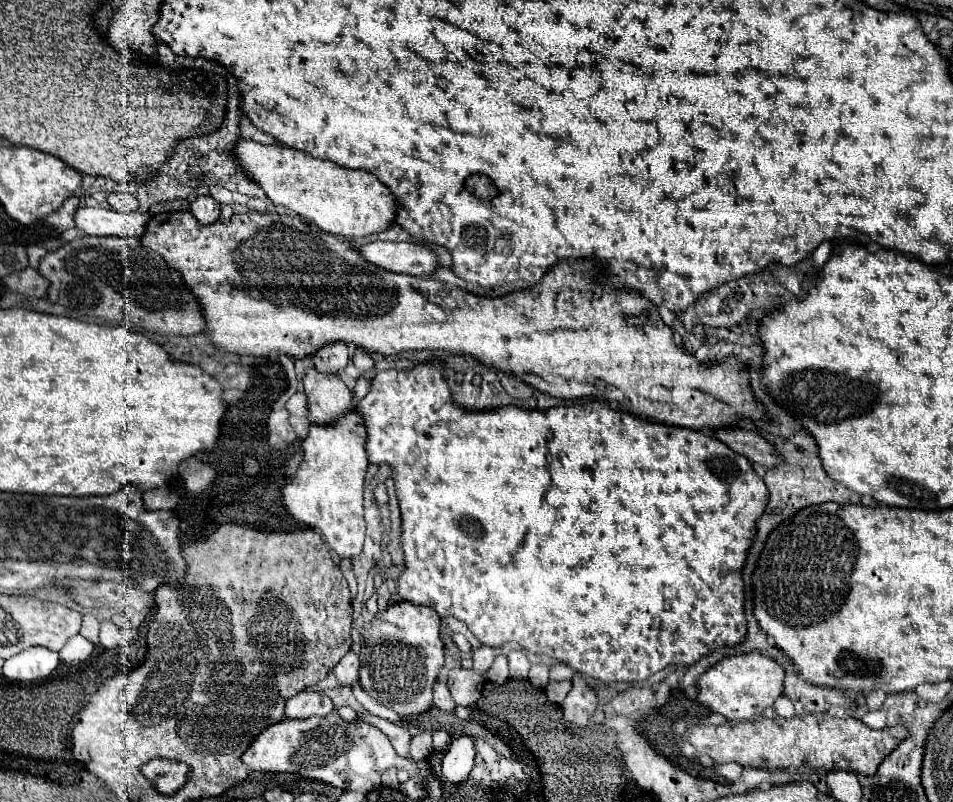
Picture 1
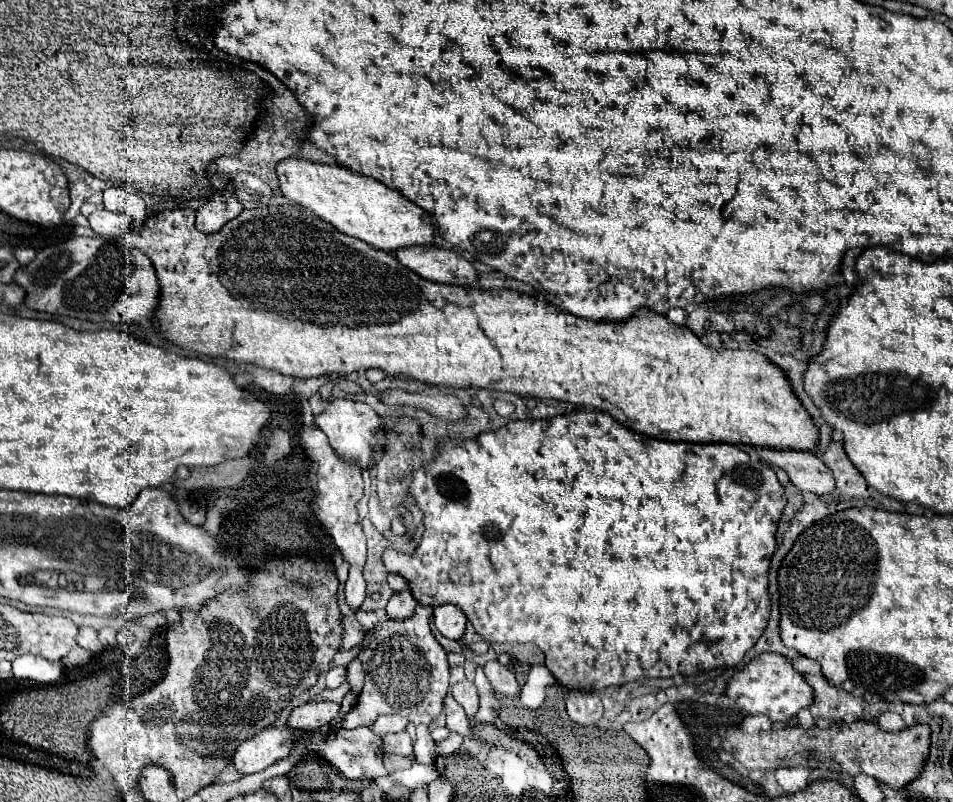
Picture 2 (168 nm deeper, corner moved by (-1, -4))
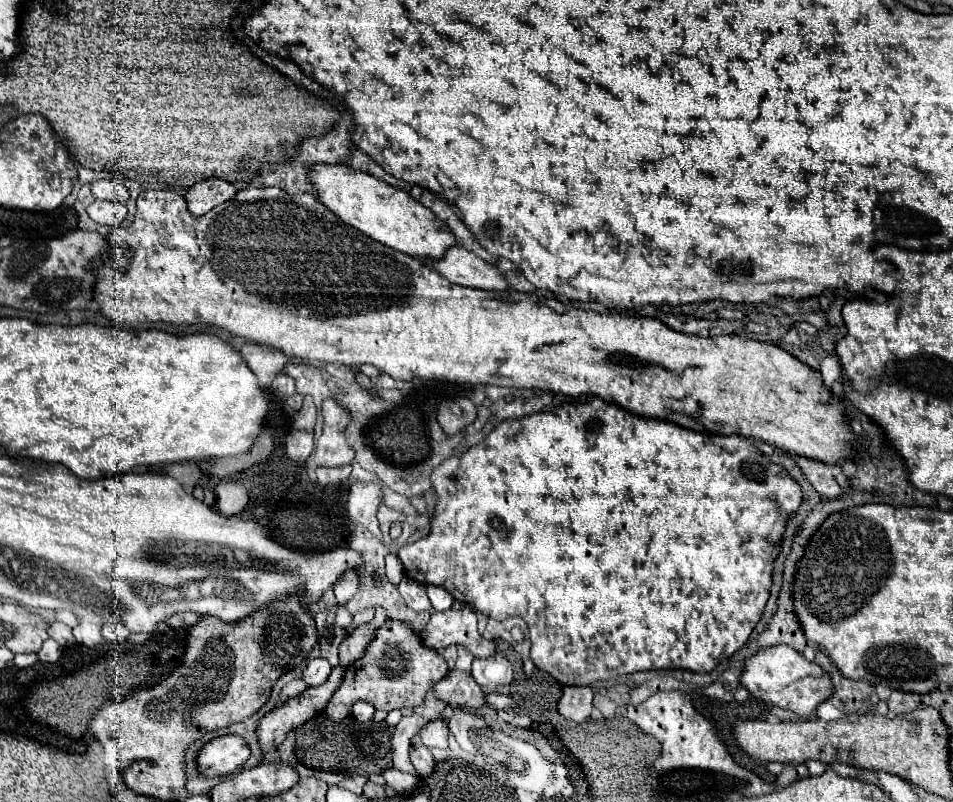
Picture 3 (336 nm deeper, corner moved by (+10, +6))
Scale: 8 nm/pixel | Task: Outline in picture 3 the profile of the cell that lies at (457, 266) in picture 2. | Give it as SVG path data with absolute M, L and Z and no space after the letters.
M452 248L440 262L426 262L432 270L440 272L454 284L488 290L488 292L508 292L512 290L504 274L490 262L484 262L474 252L464 248Z

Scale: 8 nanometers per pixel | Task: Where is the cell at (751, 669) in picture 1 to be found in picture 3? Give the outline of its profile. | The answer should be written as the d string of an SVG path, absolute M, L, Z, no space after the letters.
M784 644L766 648L766 650L760 650L758 654L754 654L744 666L740 684L744 688L748 688L754 698L764 700L766 704L772 704L772 706L792 710L804 718L814 714L818 704L828 700L834 692L832 678L826 670L822 670L822 666L806 660L800 652L796 652L794 648L784 646Z

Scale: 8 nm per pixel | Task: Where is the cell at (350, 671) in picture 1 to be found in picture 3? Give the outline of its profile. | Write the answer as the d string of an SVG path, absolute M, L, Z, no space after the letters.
M316 658L316 660L310 660L308 666L304 668L302 680L304 680L308 686L316 688L316 686L322 686L322 684L328 680L330 672L332 672L332 666L328 664L328 660Z

